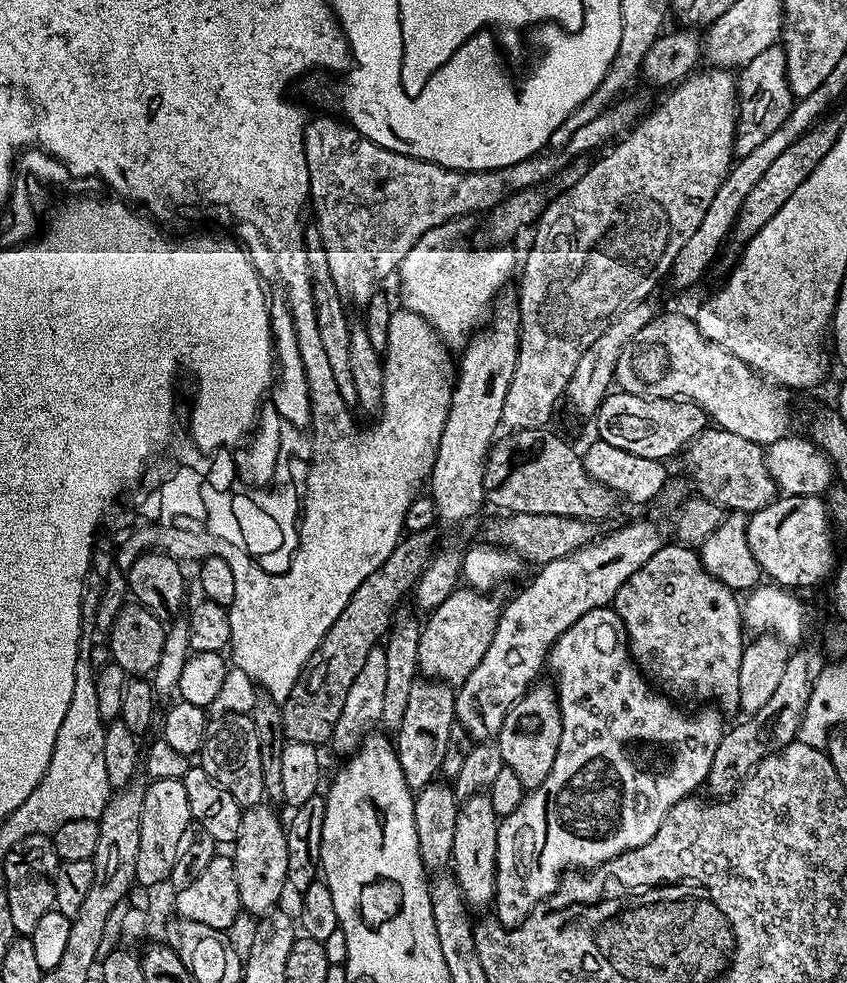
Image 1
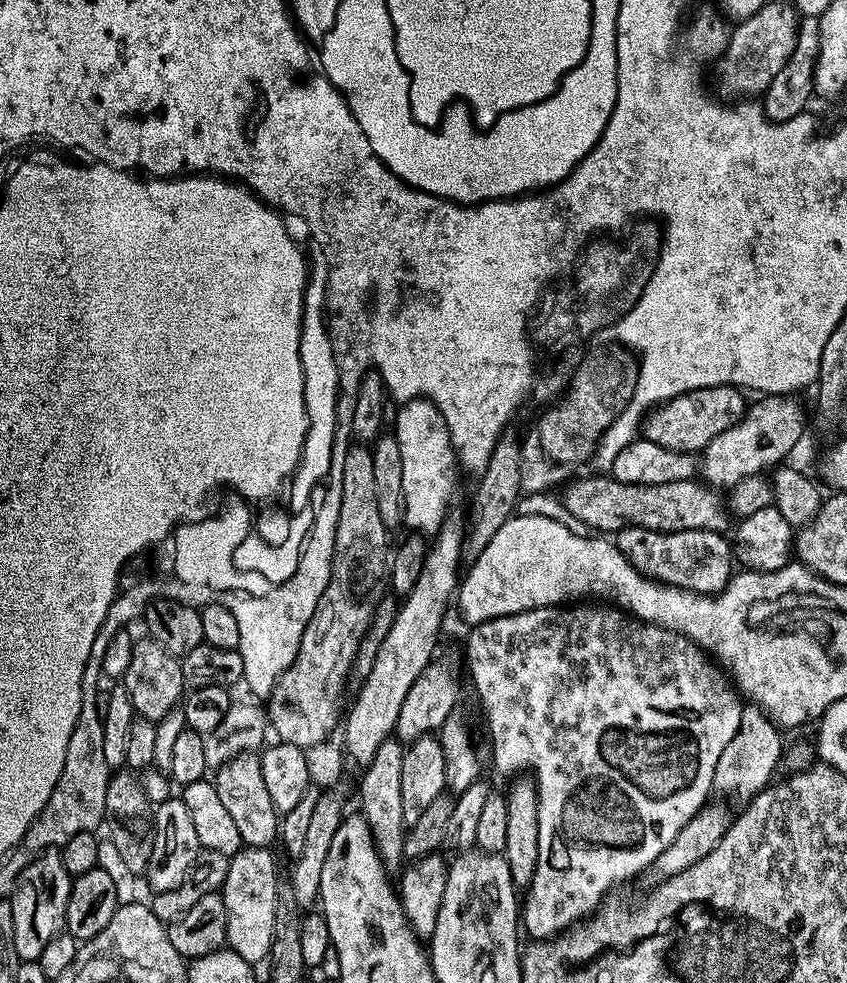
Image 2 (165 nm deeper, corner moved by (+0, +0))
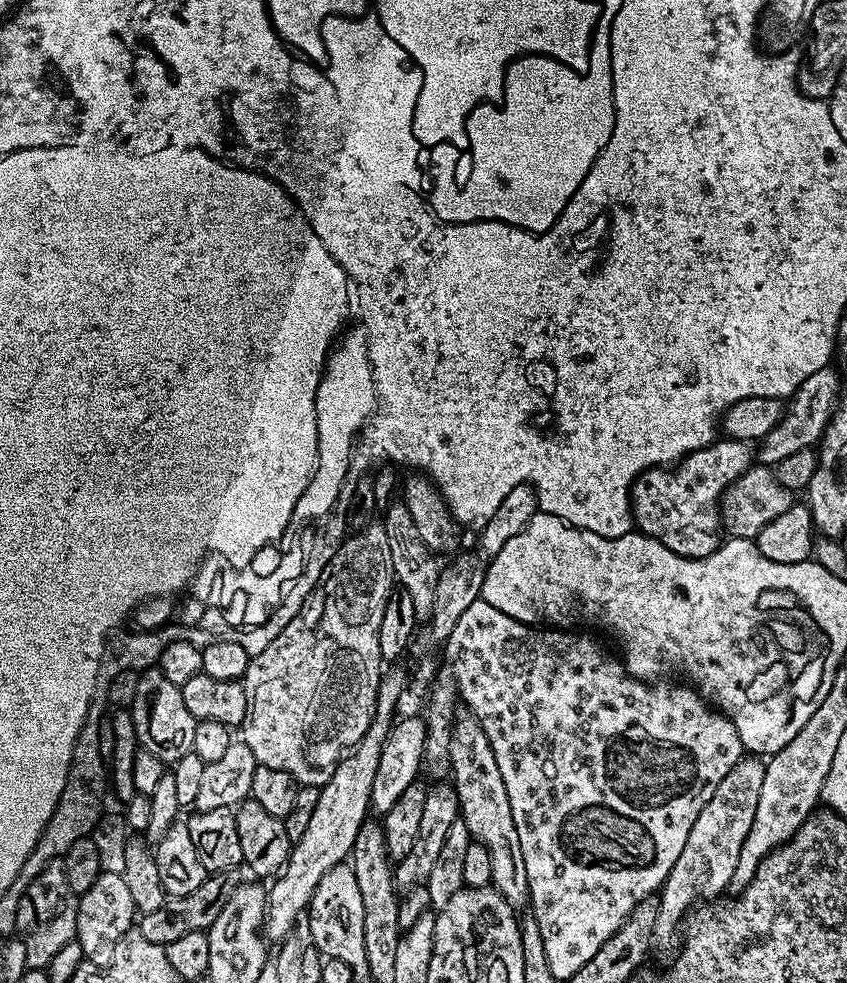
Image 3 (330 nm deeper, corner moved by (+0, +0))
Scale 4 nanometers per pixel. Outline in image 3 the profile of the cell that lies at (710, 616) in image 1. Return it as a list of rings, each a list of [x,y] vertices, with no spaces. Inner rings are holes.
[[[717,439],[707,444],[702,450],[694,450],[683,460],[672,467],[649,468],[647,472],[640,473],[632,484],[632,519],[635,527],[641,533],[674,550],[674,554],[685,556],[691,560],[706,558],[715,552],[722,543],[722,525],[720,523],[720,500],[724,491],[746,474],[746,470],[754,463],[754,448],[746,440]]]

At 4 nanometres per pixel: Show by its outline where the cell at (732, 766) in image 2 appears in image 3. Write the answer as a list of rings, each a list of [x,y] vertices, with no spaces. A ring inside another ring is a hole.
[[[760,758],[740,759],[730,774],[718,782],[714,798],[702,806],[702,814],[698,814],[694,826],[690,826],[686,846],[682,846],[678,862],[674,862],[670,874],[664,879],[664,887],[658,893],[659,908],[654,922],[654,940],[657,945],[668,944],[675,936],[677,939],[694,906],[719,897],[716,895],[731,885],[734,870],[738,866],[738,854],[742,854],[742,842],[746,842],[746,834],[750,834],[754,810],[758,810],[764,765],[765,761]]]

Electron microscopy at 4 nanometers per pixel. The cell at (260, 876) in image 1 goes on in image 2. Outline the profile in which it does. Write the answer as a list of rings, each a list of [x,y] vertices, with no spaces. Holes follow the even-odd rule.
[[[247,846],[241,847],[240,851],[235,852],[228,861],[228,873],[224,879],[224,886],[222,889],[222,895],[224,897],[224,905],[226,906],[226,934],[228,939],[226,941],[227,947],[231,948],[233,952],[236,952],[242,958],[246,958],[246,962],[253,966],[259,965],[259,960],[262,962],[269,959],[269,952],[271,950],[271,943],[274,941],[274,916],[275,907],[278,903],[278,875],[276,875],[276,860],[271,856],[271,851],[268,848],[249,848]]]

